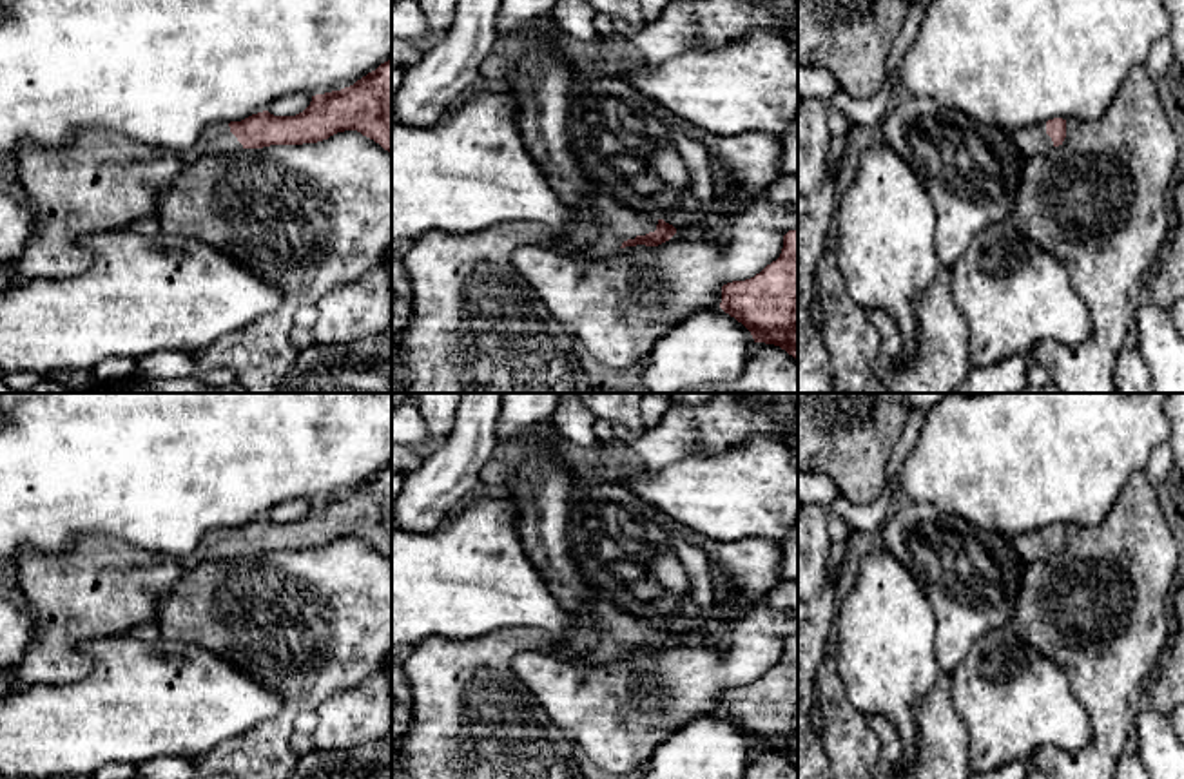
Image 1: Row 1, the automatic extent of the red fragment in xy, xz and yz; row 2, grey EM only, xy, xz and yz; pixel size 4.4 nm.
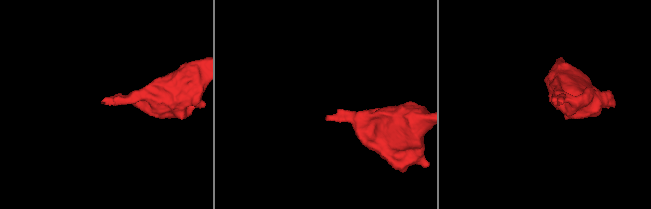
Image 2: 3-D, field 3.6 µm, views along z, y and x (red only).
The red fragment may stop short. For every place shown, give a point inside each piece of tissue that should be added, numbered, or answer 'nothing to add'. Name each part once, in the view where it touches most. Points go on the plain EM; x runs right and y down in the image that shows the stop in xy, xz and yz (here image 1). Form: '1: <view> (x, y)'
1: xz (474, 718)

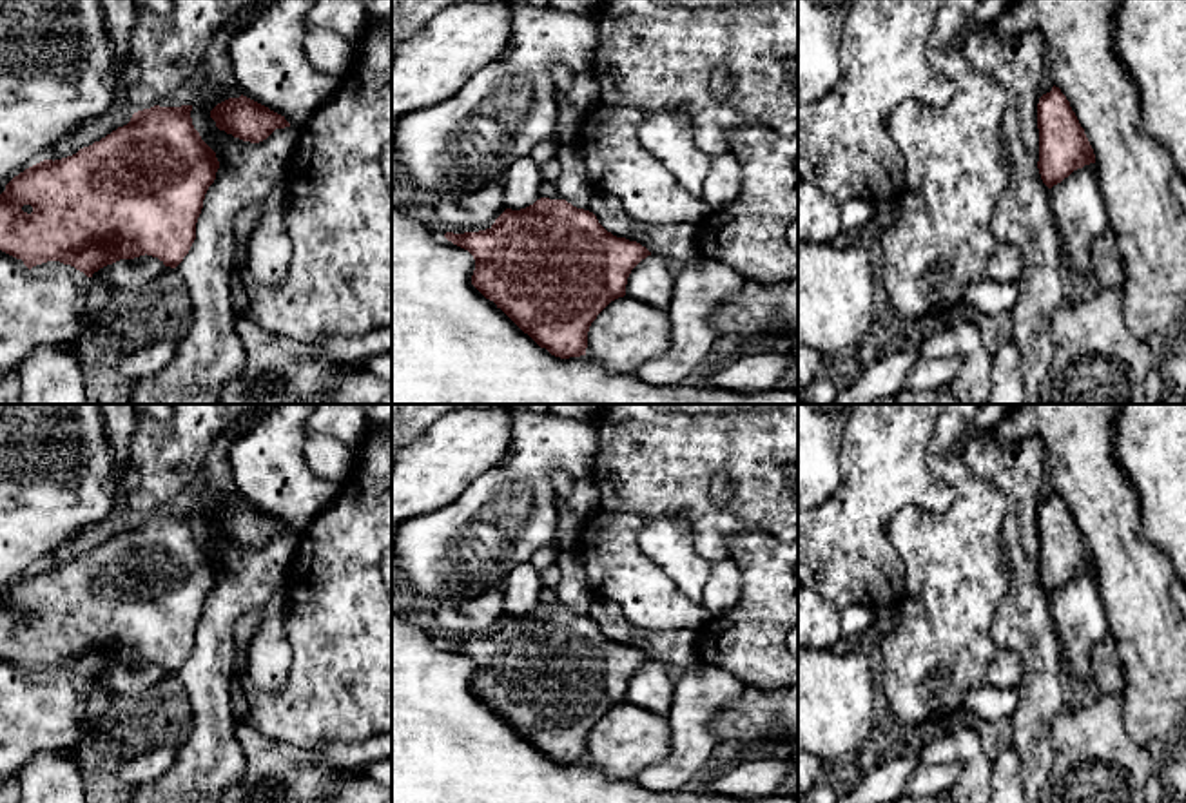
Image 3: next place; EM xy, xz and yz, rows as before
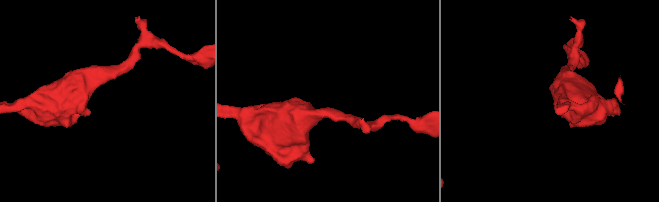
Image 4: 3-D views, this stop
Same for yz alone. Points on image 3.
nothing to add

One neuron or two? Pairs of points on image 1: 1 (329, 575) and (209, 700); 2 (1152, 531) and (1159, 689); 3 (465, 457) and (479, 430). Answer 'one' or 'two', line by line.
1: two
2: two
3: one

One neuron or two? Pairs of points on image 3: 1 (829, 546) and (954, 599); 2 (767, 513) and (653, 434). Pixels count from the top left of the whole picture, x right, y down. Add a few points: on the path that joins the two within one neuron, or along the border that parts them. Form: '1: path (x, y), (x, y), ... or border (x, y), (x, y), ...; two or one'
1: border (889, 537), (905, 570), (905, 593), (900, 606); two
2: path (748, 483), (715, 450), (684, 450); one

